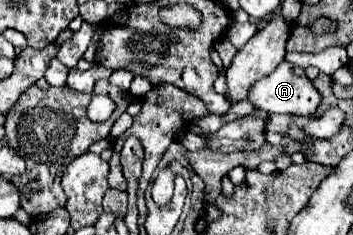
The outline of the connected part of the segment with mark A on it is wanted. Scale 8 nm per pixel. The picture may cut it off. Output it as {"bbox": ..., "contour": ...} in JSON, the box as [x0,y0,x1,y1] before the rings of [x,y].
{"bbox":[247,61,321,117],"contour":[[[283,61],[271,75],[267,75],[265,79],[259,79],[251,87],[247,101],[253,103],[255,109],[261,109],[261,111],[267,111],[267,113],[287,113],[287,115],[309,117],[319,107],[321,95],[317,93],[313,83],[305,77],[305,71],[301,67],[295,67],[287,61]]]}

